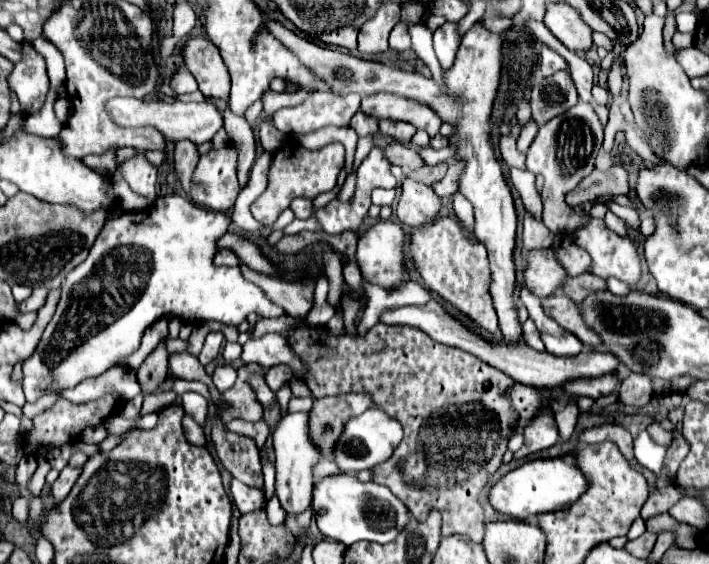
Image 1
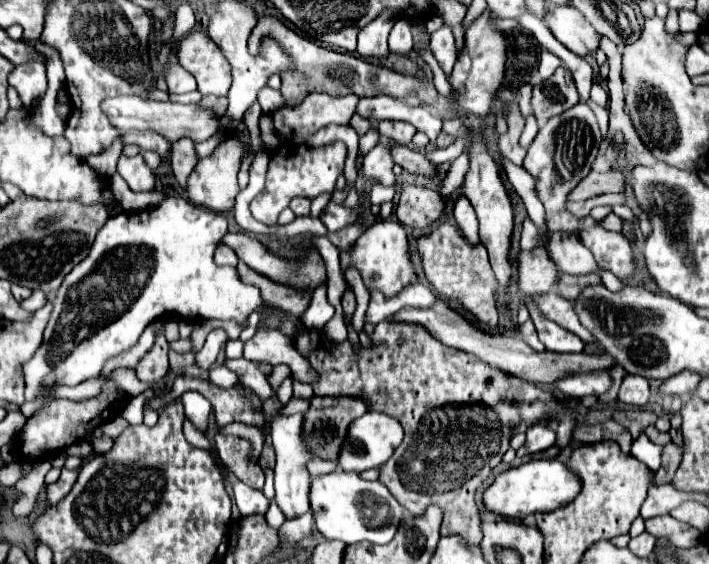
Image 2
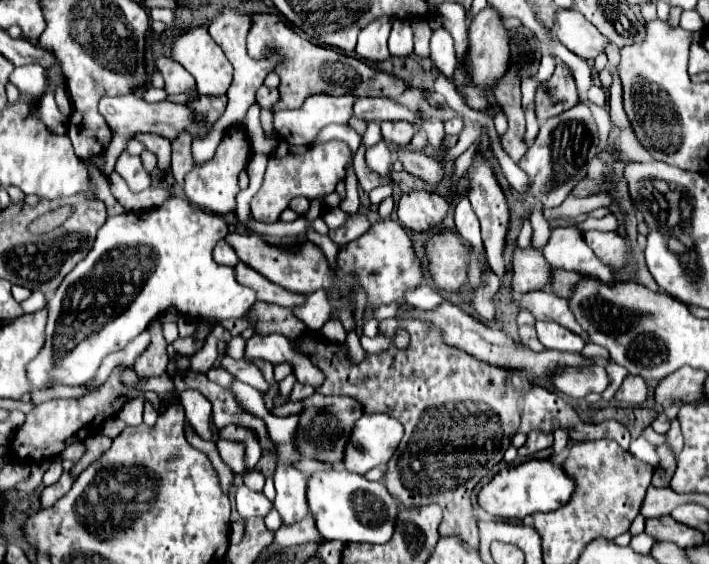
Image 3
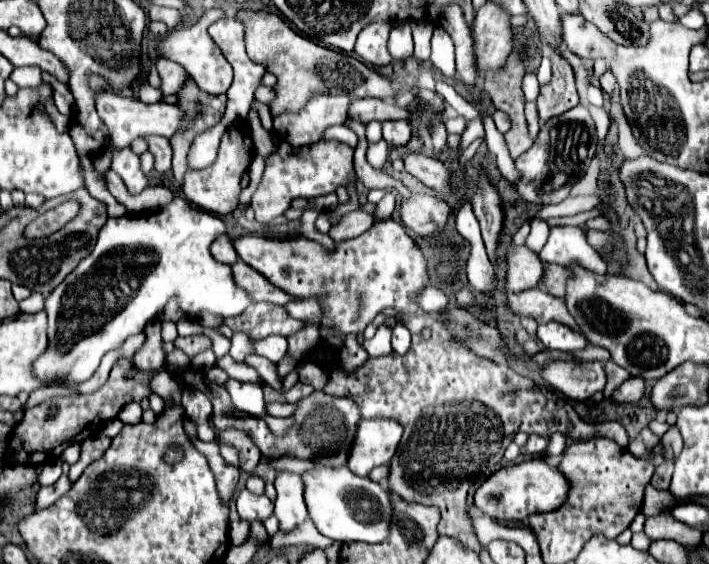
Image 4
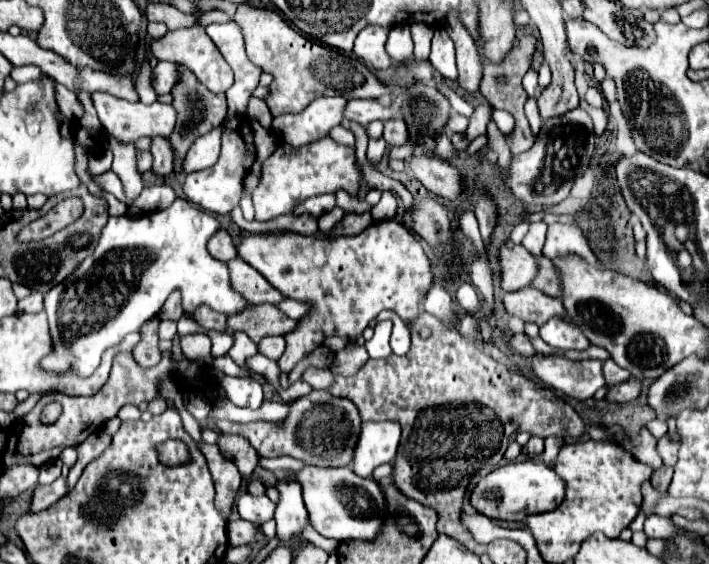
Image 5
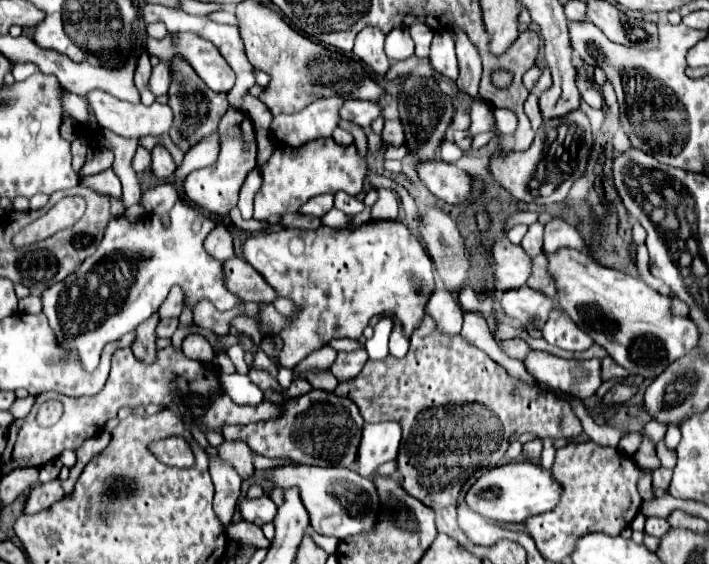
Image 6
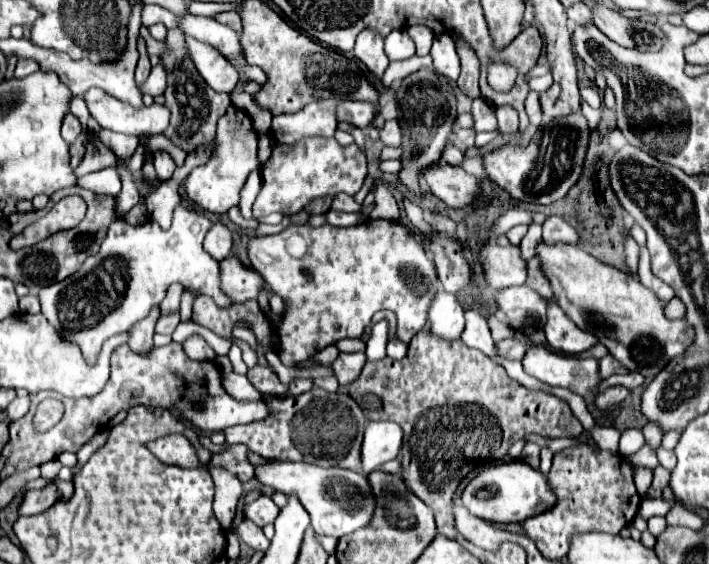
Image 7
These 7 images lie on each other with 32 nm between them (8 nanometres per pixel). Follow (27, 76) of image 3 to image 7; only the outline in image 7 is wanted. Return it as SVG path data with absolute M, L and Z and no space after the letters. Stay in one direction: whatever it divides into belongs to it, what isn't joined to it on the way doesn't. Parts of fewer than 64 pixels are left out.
M18 60L14 76L16 78L24 78L24 76L36 72L36 70L40 70L40 64L36 64L36 60Z

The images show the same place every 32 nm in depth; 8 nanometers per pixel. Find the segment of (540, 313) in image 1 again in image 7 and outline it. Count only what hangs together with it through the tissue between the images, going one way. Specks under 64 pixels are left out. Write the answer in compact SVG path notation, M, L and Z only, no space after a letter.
M552 300L548 302L548 322L546 322L544 332L546 332L548 344L564 352L576 354L576 352L584 352L592 348L594 344L598 344L596 336L576 328L576 324L572 324L572 320Z

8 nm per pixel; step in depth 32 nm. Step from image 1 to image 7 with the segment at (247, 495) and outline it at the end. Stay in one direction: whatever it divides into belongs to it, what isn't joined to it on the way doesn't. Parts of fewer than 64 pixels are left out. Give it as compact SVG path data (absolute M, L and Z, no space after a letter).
M260 496L258 500L254 500L246 508L246 518L252 520L254 524L258 524L260 528L264 528L268 524L274 524L274 520L276 520L278 514L280 514L280 508L268 496Z

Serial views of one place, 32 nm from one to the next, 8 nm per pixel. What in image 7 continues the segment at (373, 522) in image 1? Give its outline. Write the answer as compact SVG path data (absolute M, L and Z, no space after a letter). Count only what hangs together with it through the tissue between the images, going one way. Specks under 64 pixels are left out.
M268 460L264 464L254 466L254 478L260 486L282 492L286 496L294 496L306 508L312 518L312 528L316 534L342 538L358 528L364 528L374 510L374 496L368 480L352 470L344 468L320 468L304 462L288 462L288 460Z

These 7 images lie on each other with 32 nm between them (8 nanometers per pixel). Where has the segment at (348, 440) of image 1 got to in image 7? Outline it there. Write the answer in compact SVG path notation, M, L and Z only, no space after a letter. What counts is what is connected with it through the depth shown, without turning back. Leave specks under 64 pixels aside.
M380 420L370 422L364 432L362 444L362 474L370 474L380 468L384 462L390 462L398 456L402 448L402 428L396 422Z

